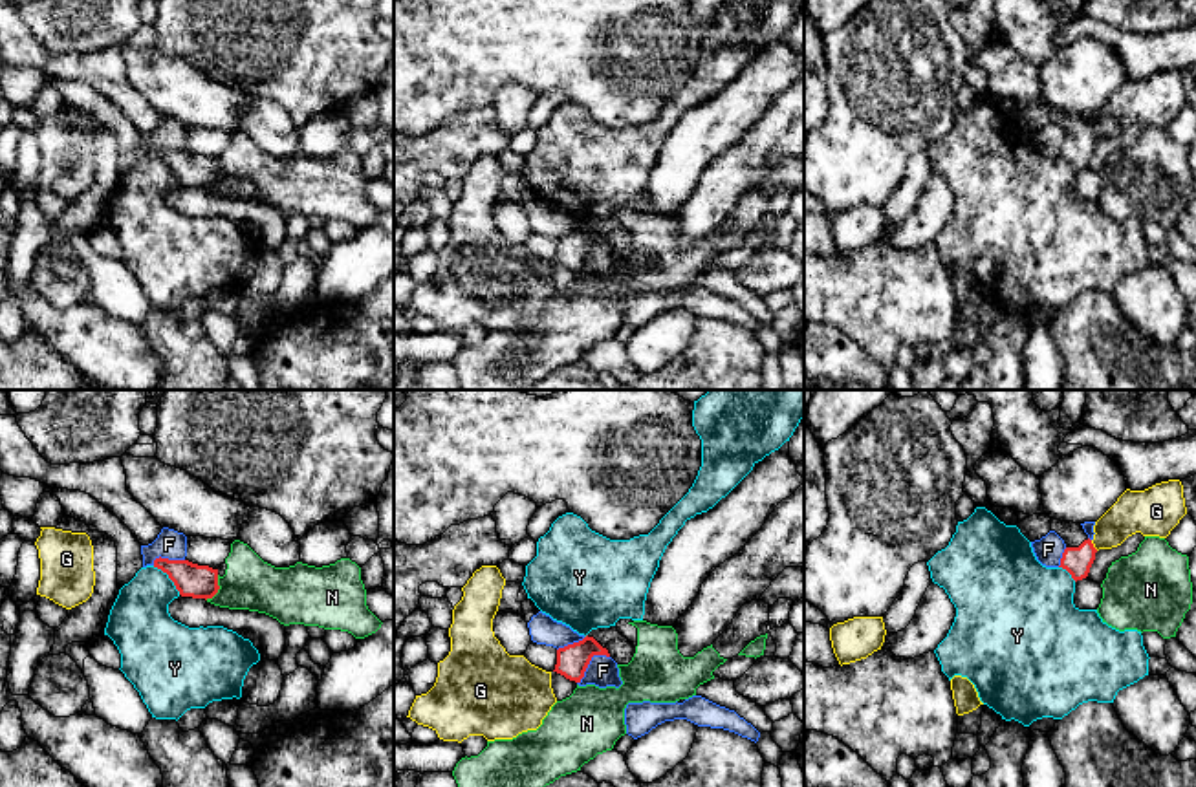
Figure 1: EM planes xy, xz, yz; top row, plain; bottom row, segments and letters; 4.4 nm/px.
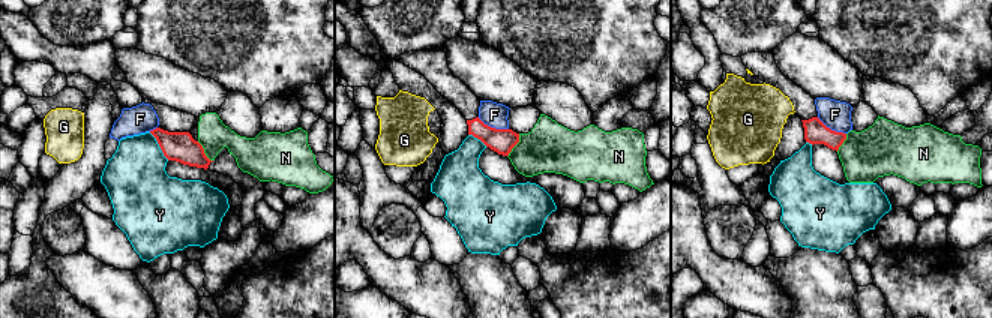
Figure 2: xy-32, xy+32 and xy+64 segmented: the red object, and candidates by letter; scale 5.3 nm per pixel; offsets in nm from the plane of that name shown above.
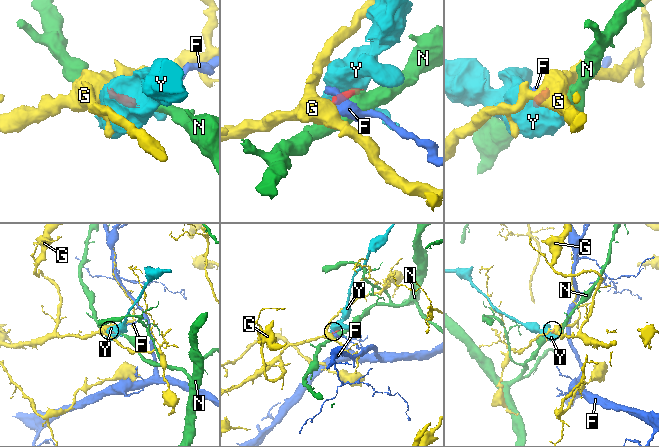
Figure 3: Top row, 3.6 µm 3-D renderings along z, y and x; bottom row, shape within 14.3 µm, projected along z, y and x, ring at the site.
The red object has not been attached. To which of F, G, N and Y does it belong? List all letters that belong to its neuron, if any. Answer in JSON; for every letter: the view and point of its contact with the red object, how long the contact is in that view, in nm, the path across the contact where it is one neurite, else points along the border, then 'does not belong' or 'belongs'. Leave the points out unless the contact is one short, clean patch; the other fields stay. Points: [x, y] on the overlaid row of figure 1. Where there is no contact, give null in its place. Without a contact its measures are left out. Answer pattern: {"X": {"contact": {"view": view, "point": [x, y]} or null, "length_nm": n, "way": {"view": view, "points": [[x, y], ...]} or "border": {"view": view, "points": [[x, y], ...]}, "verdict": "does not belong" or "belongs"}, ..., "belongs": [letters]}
{"F": {"contact": {"view": "xz", "point": [588, 663]}, "length_nm": 190, "border": {"view": "xz", "points": [[608, 656], [594, 656], [577, 683]]}, "verdict": "does not belong"}, "G": {"contact": {"view": "yz", "point": [1092, 546]}, "length_nm": 60, "border": {"view": "yz", "points": [[1090, 540], [1098, 549]]}, "verdict": "does not belong"}, "N": {"contact": {"view": "xy", "point": [218, 588]}, "length_nm": 130, "border": {"view": "xy", "points": [[218, 575], [218, 590], [206, 599]]}, "verdict": "does not belong"}, "Y": {"contact": {"view": "xy", "point": [169, 577]}, "length_nm": 180, "border": {"view": "xy", "points": [[152, 566], [160, 568], [180, 593]]}, "verdict": "does not belong"}, "belongs": []}

